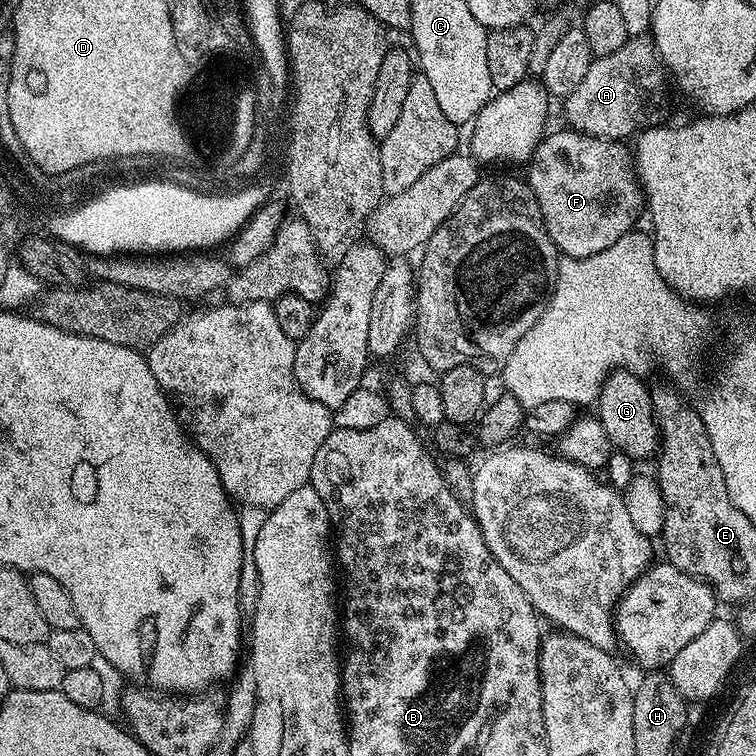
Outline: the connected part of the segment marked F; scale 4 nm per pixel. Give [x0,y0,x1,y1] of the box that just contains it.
[526,131,646,258]

